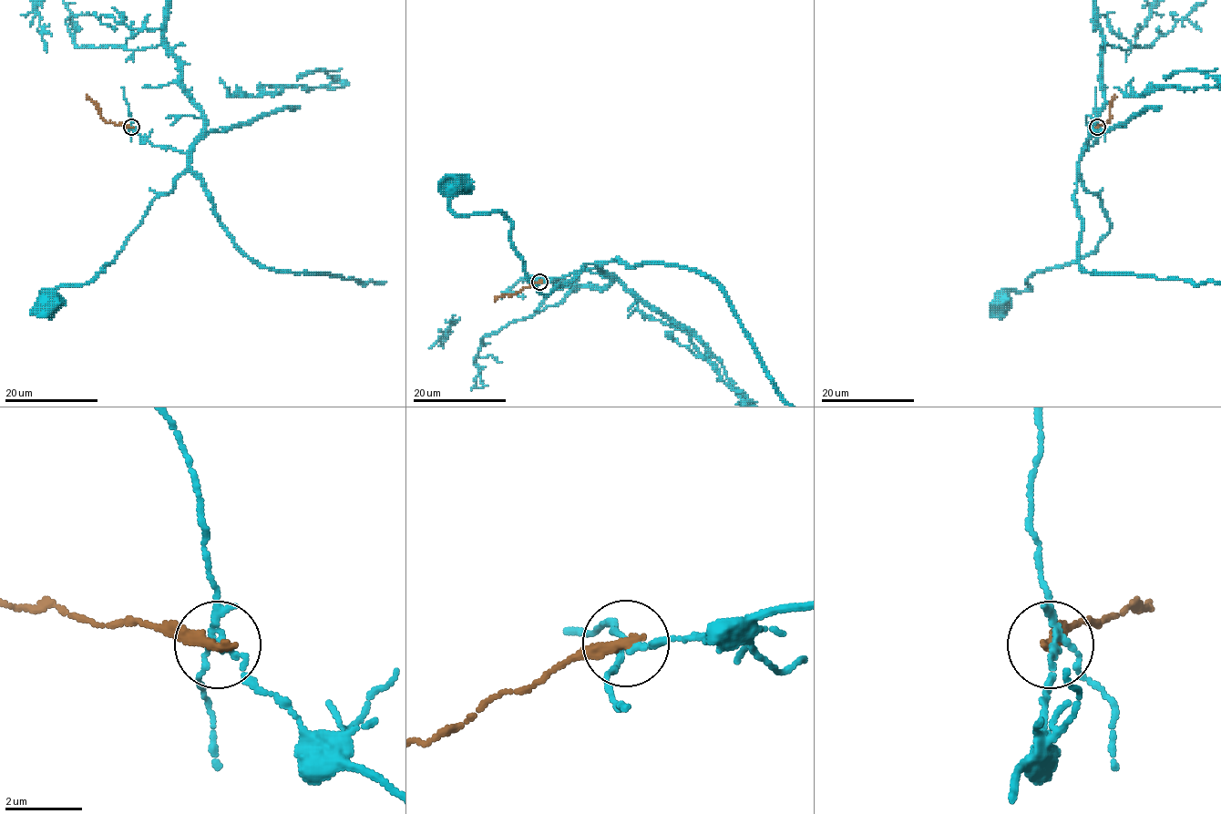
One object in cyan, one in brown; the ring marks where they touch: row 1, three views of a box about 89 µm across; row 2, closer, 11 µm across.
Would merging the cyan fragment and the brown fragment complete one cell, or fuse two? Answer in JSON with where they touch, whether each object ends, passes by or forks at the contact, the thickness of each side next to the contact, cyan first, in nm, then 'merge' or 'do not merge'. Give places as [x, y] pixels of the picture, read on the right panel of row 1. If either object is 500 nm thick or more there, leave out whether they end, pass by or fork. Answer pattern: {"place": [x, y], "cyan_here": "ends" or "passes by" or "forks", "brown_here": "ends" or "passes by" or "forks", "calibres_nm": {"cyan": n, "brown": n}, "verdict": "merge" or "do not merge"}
{"place": [1097, 127], "cyan_here": "forks", "brown_here": "ends", "calibres_nm": {"cyan": 130, "brown": 320}, "verdict": "do not merge"}

